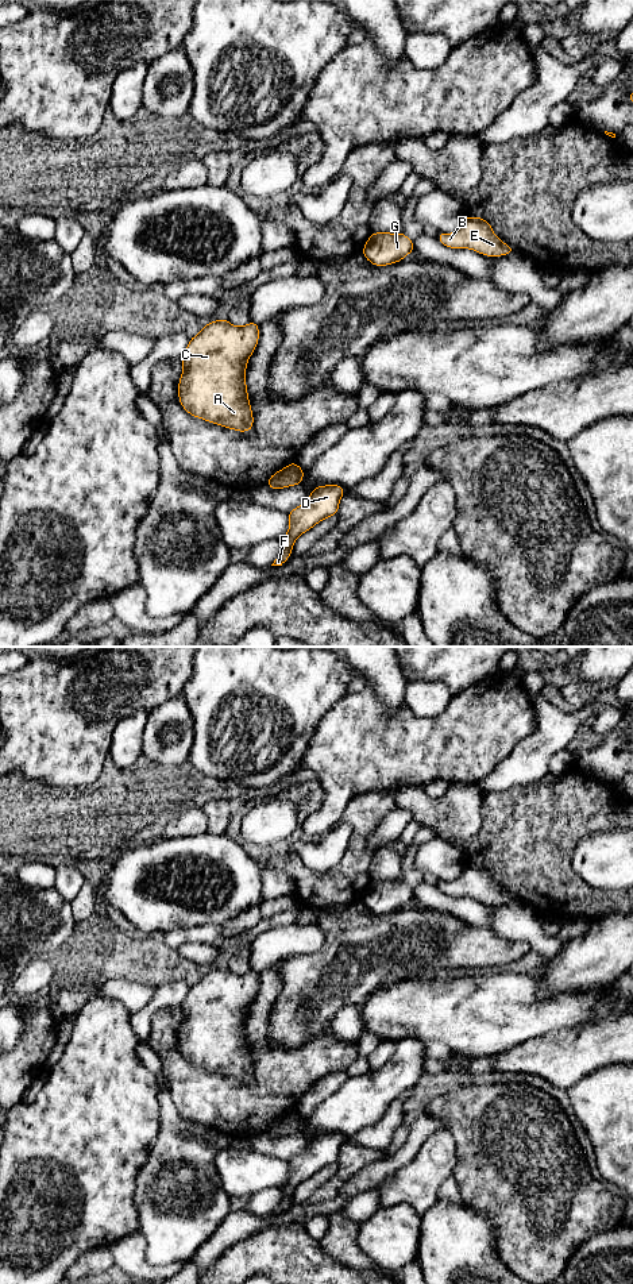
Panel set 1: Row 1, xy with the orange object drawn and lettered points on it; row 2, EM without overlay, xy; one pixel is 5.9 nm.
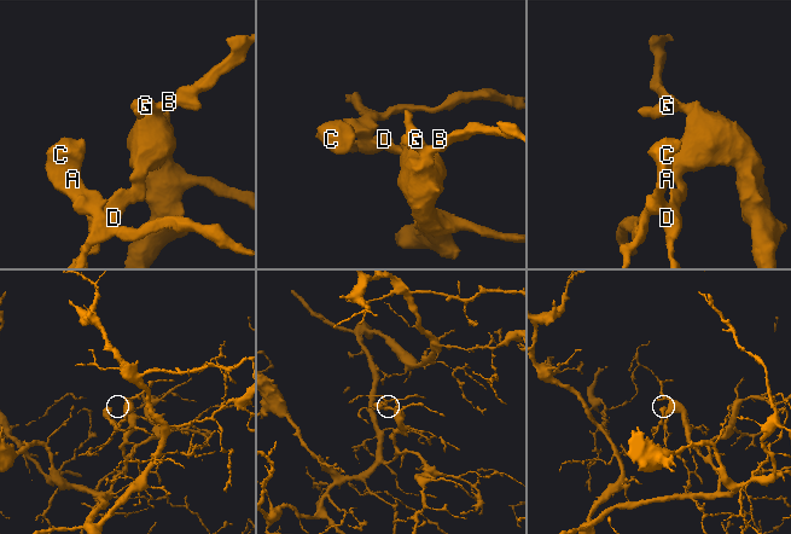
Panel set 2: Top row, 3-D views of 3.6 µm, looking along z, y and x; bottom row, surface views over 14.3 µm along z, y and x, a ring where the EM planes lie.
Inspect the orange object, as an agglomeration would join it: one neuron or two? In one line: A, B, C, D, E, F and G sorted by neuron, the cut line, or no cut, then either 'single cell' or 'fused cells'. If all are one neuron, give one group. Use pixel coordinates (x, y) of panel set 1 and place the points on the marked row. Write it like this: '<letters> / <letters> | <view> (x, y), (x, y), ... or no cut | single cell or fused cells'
A B C D E F G | no cut | single cell

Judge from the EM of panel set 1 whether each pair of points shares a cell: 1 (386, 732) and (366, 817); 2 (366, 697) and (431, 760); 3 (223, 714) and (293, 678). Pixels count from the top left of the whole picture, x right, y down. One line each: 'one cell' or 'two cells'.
1: two cells
2: one cell
3: one cell

